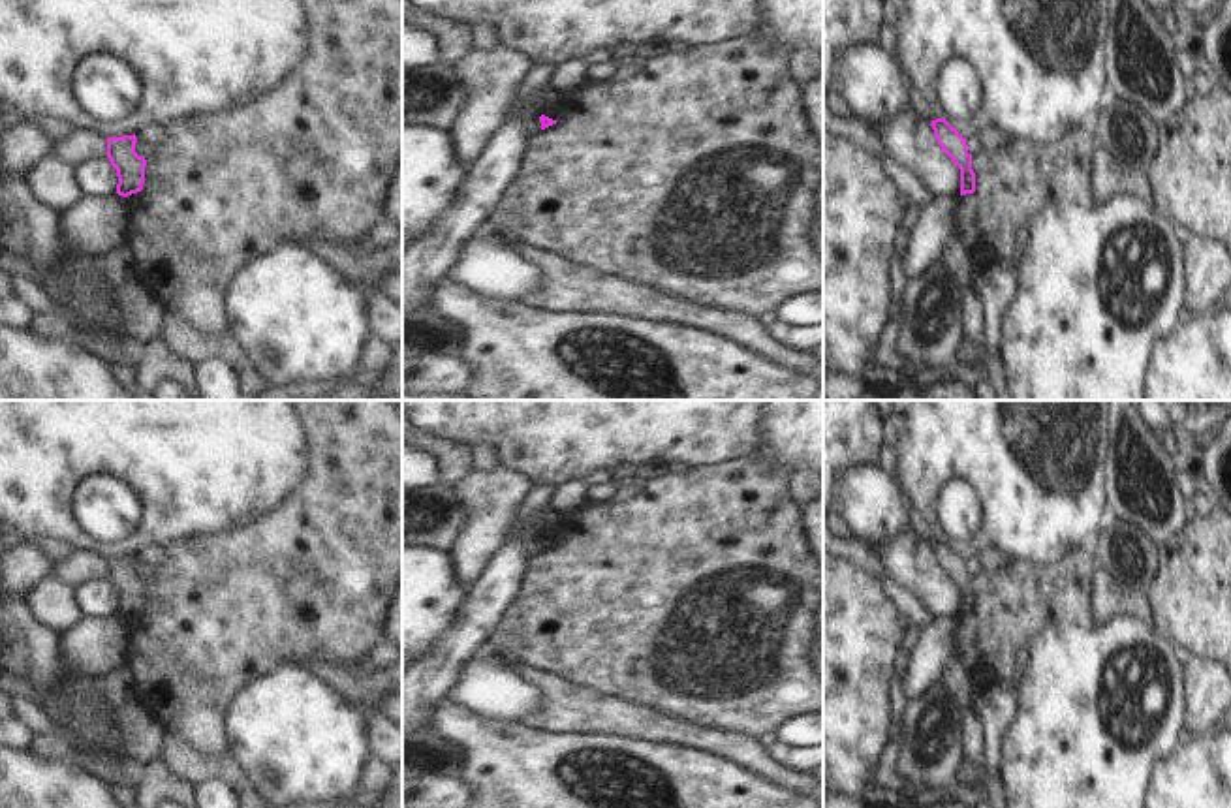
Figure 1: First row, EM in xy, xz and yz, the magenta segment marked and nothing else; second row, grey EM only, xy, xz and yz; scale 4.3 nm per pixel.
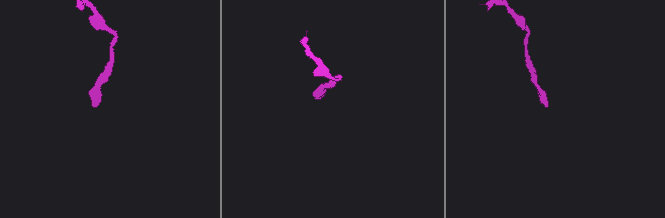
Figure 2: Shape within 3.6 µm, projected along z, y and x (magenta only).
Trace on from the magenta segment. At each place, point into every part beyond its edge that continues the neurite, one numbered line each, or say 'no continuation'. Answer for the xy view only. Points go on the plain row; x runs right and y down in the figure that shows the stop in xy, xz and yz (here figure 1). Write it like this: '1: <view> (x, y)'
no continuation

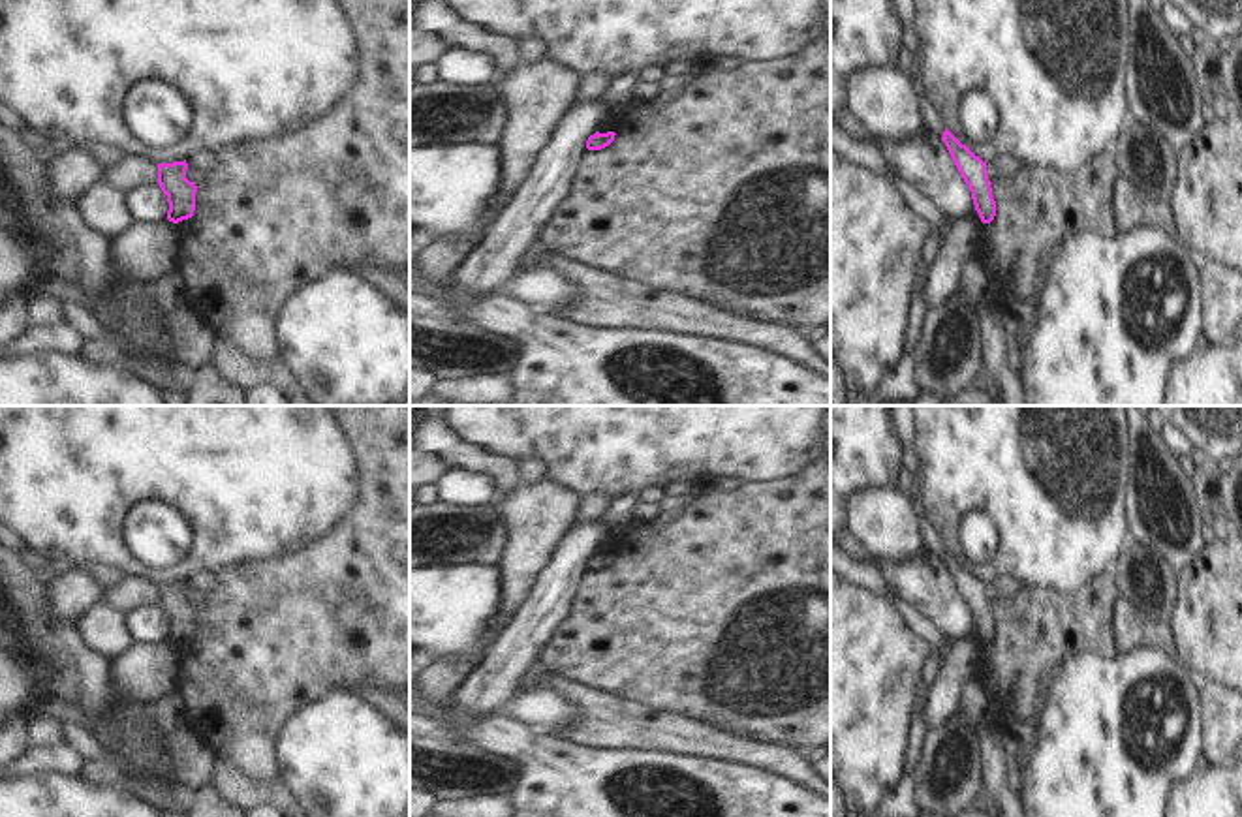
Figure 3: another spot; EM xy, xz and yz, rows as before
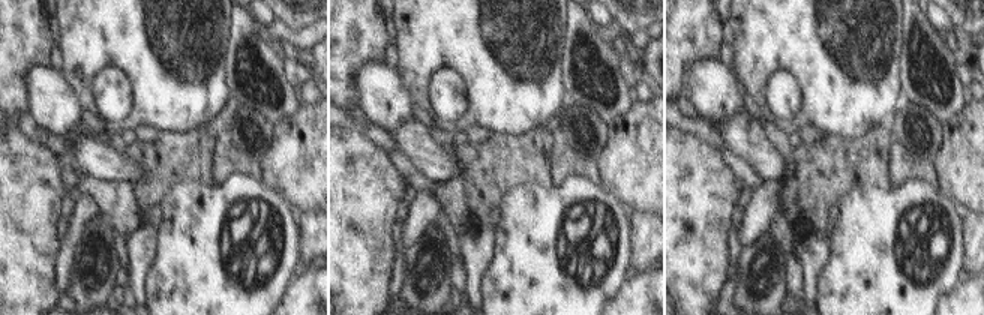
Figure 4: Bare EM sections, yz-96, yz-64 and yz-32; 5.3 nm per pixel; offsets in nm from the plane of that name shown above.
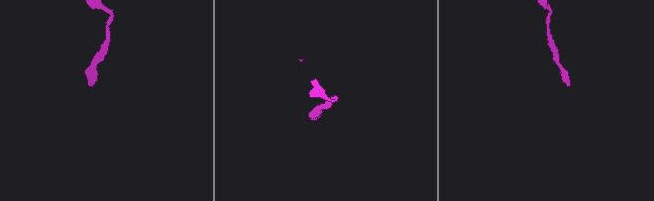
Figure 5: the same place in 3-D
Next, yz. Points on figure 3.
no continuation

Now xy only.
no continuation

